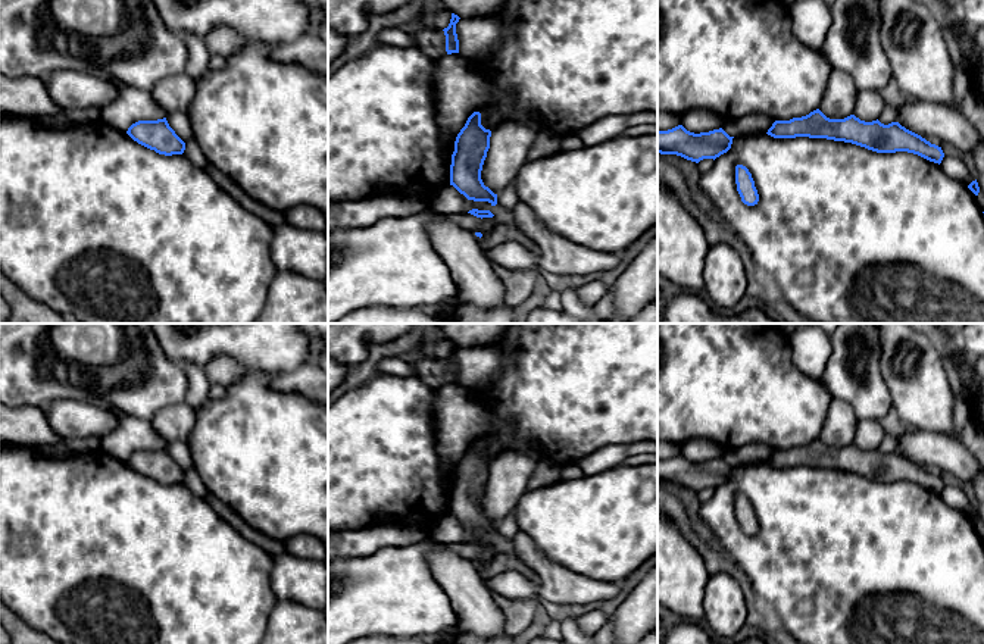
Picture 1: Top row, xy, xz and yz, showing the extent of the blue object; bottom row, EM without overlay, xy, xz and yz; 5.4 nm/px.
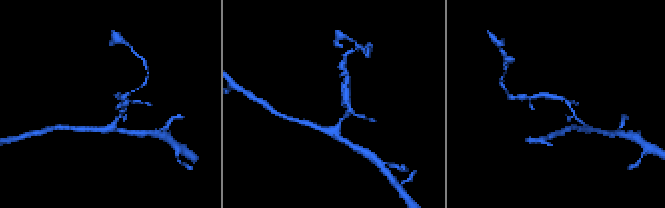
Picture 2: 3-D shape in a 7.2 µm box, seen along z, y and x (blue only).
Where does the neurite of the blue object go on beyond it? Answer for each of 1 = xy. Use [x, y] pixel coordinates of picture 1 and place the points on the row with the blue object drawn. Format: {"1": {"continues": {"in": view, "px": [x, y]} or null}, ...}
{"1": {"continues": null}}

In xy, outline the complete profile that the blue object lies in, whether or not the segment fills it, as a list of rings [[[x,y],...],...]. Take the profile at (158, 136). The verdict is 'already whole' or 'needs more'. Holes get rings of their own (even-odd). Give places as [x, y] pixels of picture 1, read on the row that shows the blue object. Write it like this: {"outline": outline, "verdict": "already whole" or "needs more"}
{"outline": [[[166,118],[138,121],[128,128],[126,134],[138,144],[159,154],[182,154],[185,150],[185,143],[169,126]]], "verdict": "already whole"}

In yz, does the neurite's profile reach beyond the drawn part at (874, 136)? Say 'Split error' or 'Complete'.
Complete

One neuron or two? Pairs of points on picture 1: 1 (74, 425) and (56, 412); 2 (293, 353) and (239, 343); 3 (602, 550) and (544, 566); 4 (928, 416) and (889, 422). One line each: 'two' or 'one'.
1: one
2: one
3: two
4: two

